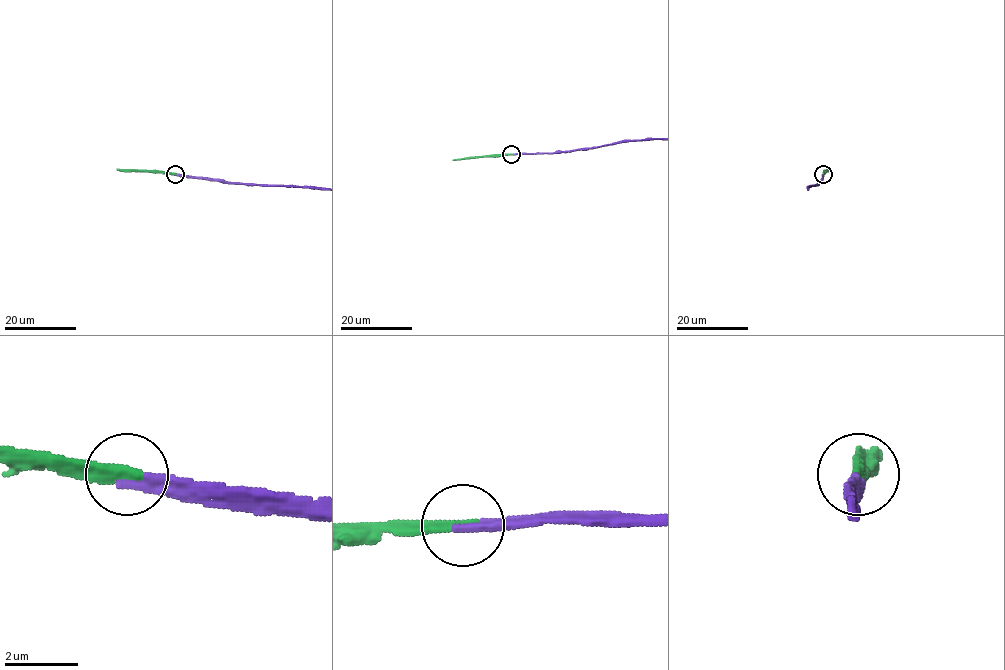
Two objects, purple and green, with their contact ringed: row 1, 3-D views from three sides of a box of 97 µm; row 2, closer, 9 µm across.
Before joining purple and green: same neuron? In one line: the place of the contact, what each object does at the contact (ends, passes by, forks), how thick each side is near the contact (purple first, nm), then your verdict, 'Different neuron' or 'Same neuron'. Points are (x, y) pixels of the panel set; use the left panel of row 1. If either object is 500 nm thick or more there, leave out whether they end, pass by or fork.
Place: (175, 174). At the ring purple ends. At the ring green ends. Thickness 340 nm (purple) against 360 nm. Same neuron

